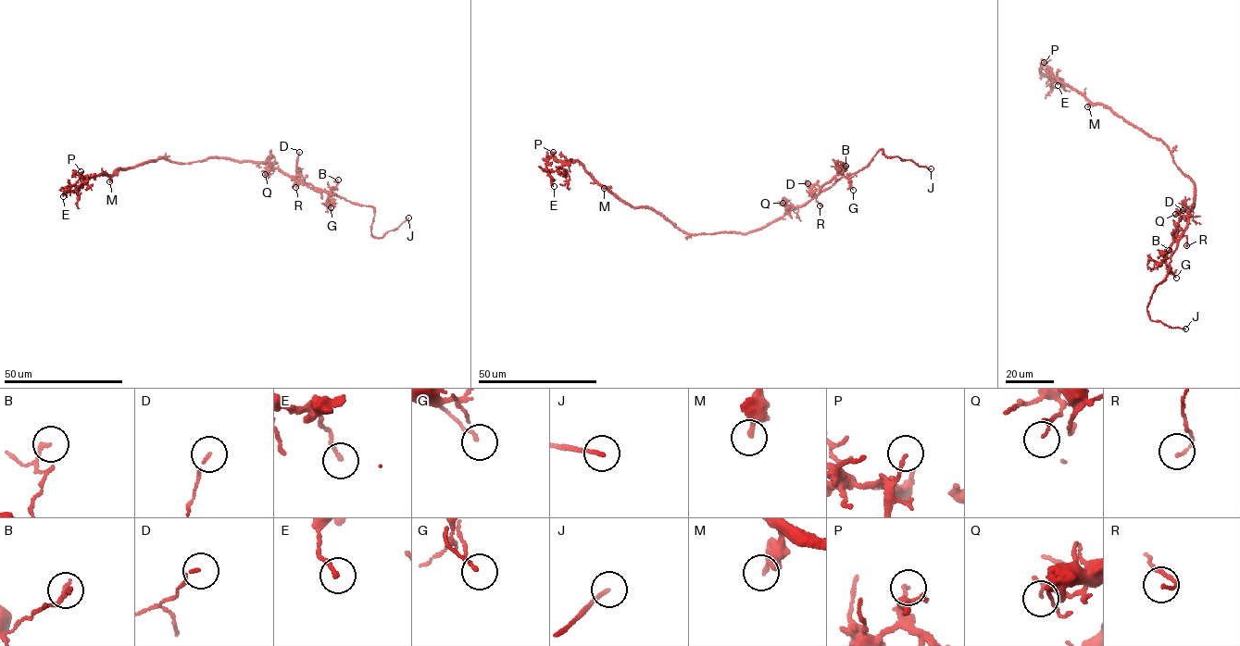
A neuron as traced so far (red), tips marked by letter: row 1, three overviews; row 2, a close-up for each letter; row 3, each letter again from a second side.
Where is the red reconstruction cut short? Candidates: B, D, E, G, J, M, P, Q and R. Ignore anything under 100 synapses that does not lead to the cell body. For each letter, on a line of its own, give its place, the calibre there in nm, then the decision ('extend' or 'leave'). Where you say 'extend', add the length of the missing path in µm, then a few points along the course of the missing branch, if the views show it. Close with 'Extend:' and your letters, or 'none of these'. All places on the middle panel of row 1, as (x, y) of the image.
B: place (845, 166); calibre 140 nm; leave
D: place (807, 183); calibre 90 nm; leave
E: place (554, 186); calibre 160 nm; leave
G: place (853, 190); calibre 110 nm; leave
J: place (931, 168); calibre 140 nm; extend; missing 3 µm
M: place (604, 188); calibre 320 nm; leave
P: place (553, 152); calibre 130 nm; leave
Q: place (782, 203); calibre 140 nm; leave
R: place (820, 205); calibre 110 nm; leave
Extend: J

